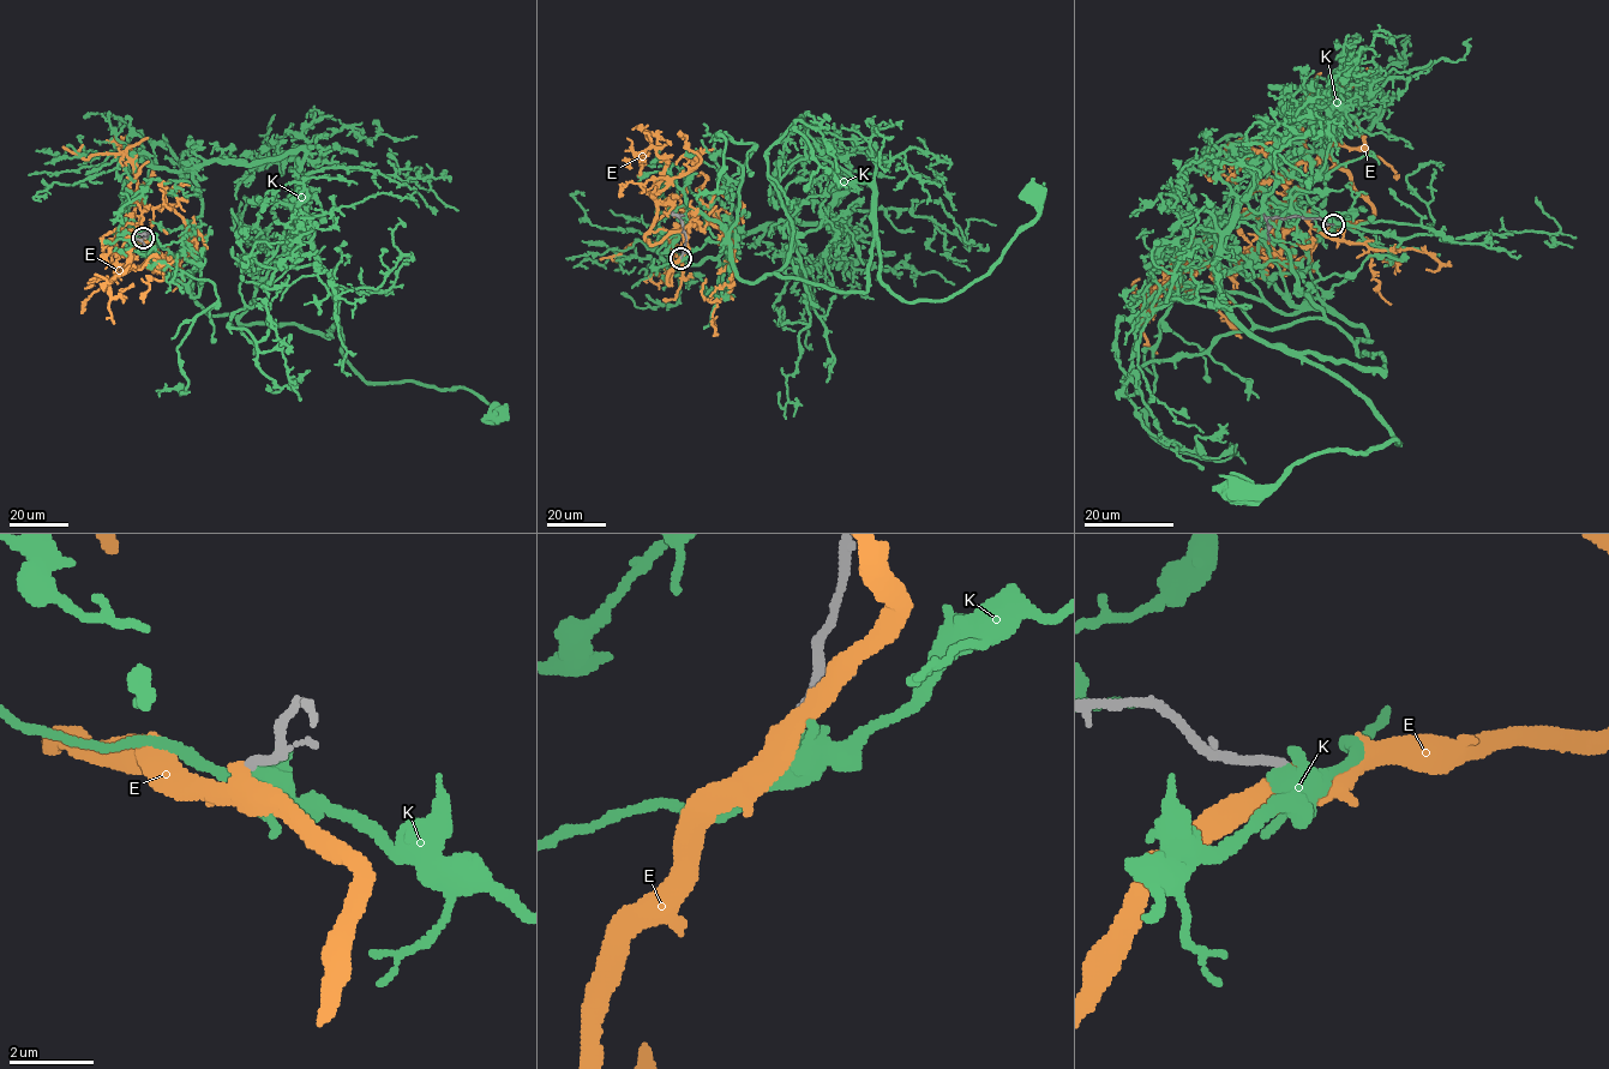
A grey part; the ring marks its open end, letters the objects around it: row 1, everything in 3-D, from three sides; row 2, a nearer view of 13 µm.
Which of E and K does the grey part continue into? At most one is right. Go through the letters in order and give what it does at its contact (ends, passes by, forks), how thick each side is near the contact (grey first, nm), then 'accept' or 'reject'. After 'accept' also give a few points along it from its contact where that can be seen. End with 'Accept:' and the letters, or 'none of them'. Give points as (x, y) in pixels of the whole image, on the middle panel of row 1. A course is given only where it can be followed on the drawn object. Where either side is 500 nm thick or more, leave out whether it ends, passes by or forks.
E: it passes by; 220 nm thick on the grey side, 480 nm on the other; reject
K: it forks there; 200 nm thick on the grey side, 420 nm on the other; reject
Accept: none of them

